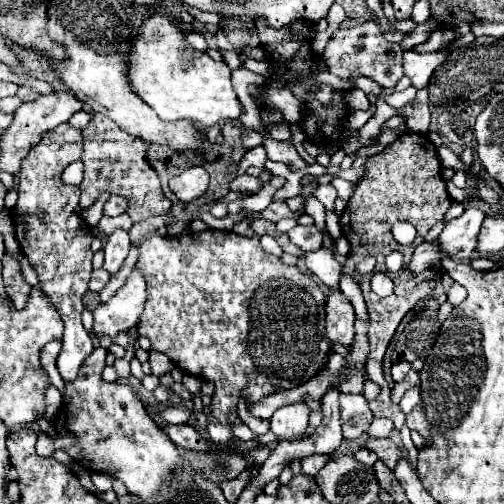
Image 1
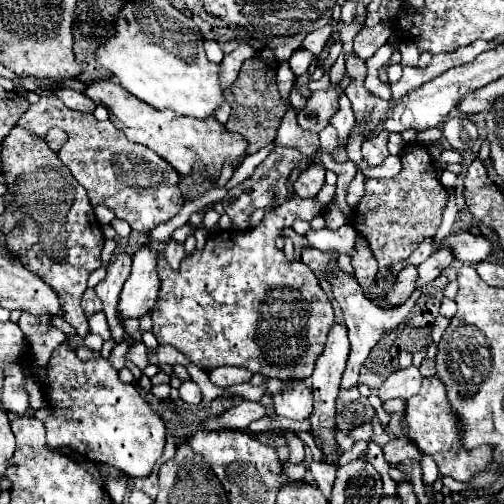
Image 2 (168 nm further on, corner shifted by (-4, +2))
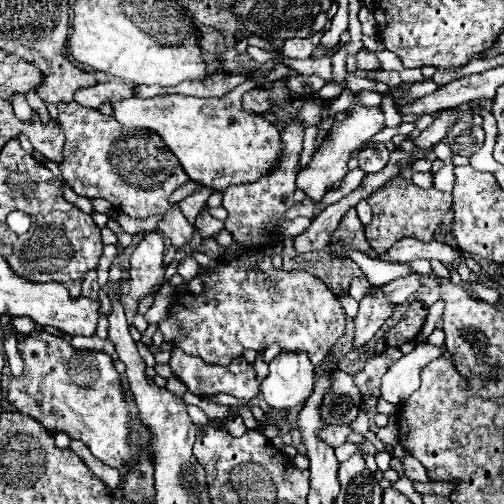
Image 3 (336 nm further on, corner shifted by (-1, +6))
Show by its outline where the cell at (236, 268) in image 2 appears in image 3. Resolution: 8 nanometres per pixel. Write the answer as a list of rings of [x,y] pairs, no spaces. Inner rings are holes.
[[[360,168],[351,170],[339,188],[326,193],[321,202],[311,198],[295,202],[281,220],[273,220],[271,226],[267,226],[269,242],[265,246],[243,248],[237,258],[219,260],[215,268],[201,268],[199,278],[203,280],[203,292],[175,294],[165,320],[157,324],[163,340],[185,350],[189,356],[203,358],[207,364],[227,366],[247,348],[261,352],[271,344],[279,344],[285,352],[305,352],[313,366],[319,366],[345,332],[345,312],[331,290],[313,274],[305,274],[303,270],[287,272],[273,266],[273,238],[287,220],[297,216],[317,216],[330,201],[333,204],[358,188],[364,176],[365,172]]]

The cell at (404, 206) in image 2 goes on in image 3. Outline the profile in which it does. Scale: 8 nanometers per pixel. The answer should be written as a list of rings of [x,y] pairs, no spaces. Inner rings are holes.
[[[395,176],[385,186],[377,188],[367,198],[367,204],[373,210],[373,220],[371,224],[365,226],[365,238],[377,254],[385,254],[397,240],[405,236],[413,236],[419,240],[431,240],[435,230],[441,224],[441,218],[451,208],[451,194],[439,192],[435,188],[423,190],[415,186],[411,180],[405,180],[403,176]]]

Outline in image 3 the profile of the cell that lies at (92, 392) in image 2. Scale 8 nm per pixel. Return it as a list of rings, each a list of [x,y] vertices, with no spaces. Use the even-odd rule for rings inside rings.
[[[41,330],[39,334],[33,332],[25,342],[19,344],[19,352],[25,358],[25,372],[21,378],[13,378],[9,384],[7,400],[23,414],[31,414],[37,418],[49,432],[65,432],[73,440],[81,440],[95,458],[105,462],[107,466],[121,468],[133,458],[133,450],[129,444],[131,436],[131,412],[129,402],[125,398],[125,390],[121,378],[113,366],[109,354],[103,352],[89,352],[73,348],[63,336],[51,334]]]

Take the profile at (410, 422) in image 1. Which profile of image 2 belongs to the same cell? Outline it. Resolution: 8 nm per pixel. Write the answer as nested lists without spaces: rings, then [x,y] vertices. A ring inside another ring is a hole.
[[[438,376],[424,378],[420,392],[406,402],[406,426],[408,438],[420,452],[434,458],[442,476],[450,476],[458,482],[470,482],[478,472],[486,472],[492,464],[492,446],[480,446],[474,450],[464,450],[460,444],[460,418],[452,412],[446,396],[446,388]]]

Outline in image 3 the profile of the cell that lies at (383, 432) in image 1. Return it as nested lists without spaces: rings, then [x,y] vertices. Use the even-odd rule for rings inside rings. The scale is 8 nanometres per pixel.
[[[329,426],[329,428],[325,428],[325,432],[321,432],[321,436],[325,436],[325,440],[329,440],[329,444],[333,448],[337,448],[347,440],[347,436],[351,432],[353,432],[351,426]]]

